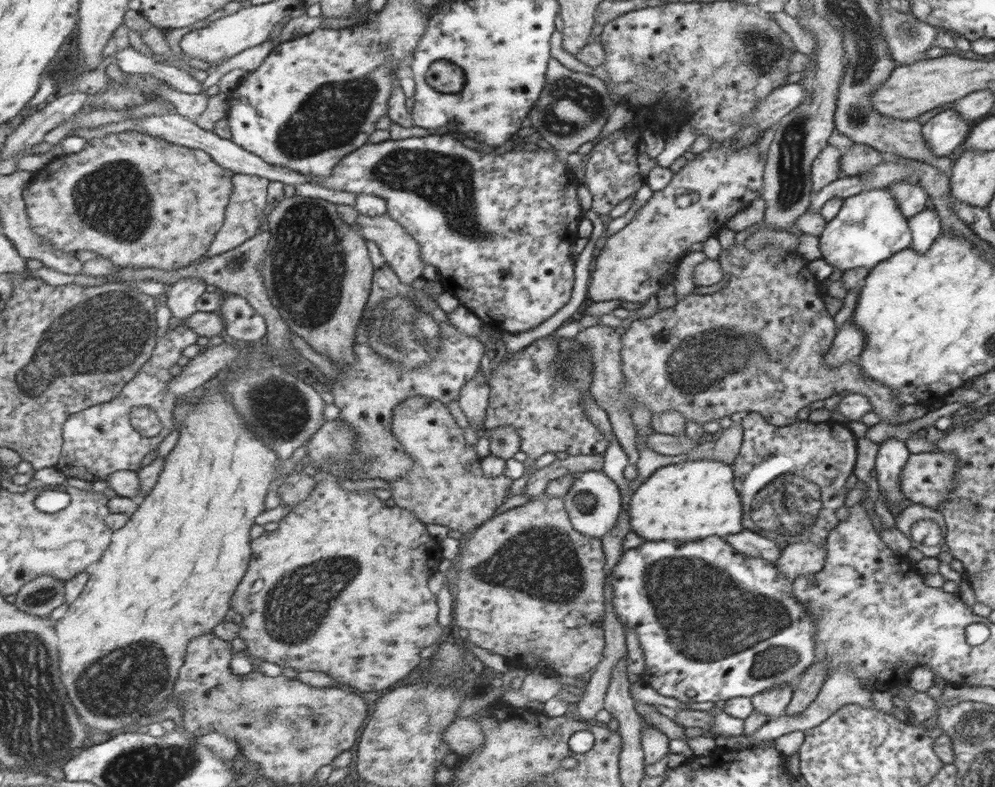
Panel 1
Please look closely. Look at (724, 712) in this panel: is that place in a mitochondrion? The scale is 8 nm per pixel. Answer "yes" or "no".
no

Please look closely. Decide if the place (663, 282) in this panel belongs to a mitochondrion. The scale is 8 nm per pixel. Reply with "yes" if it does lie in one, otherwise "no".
no

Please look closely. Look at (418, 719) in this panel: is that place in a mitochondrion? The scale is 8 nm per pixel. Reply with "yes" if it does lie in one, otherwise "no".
yes

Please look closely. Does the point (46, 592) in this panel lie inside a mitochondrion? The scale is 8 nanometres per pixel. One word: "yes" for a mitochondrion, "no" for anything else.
yes

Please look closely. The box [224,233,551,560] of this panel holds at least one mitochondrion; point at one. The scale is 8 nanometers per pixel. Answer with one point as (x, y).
(407, 340)

